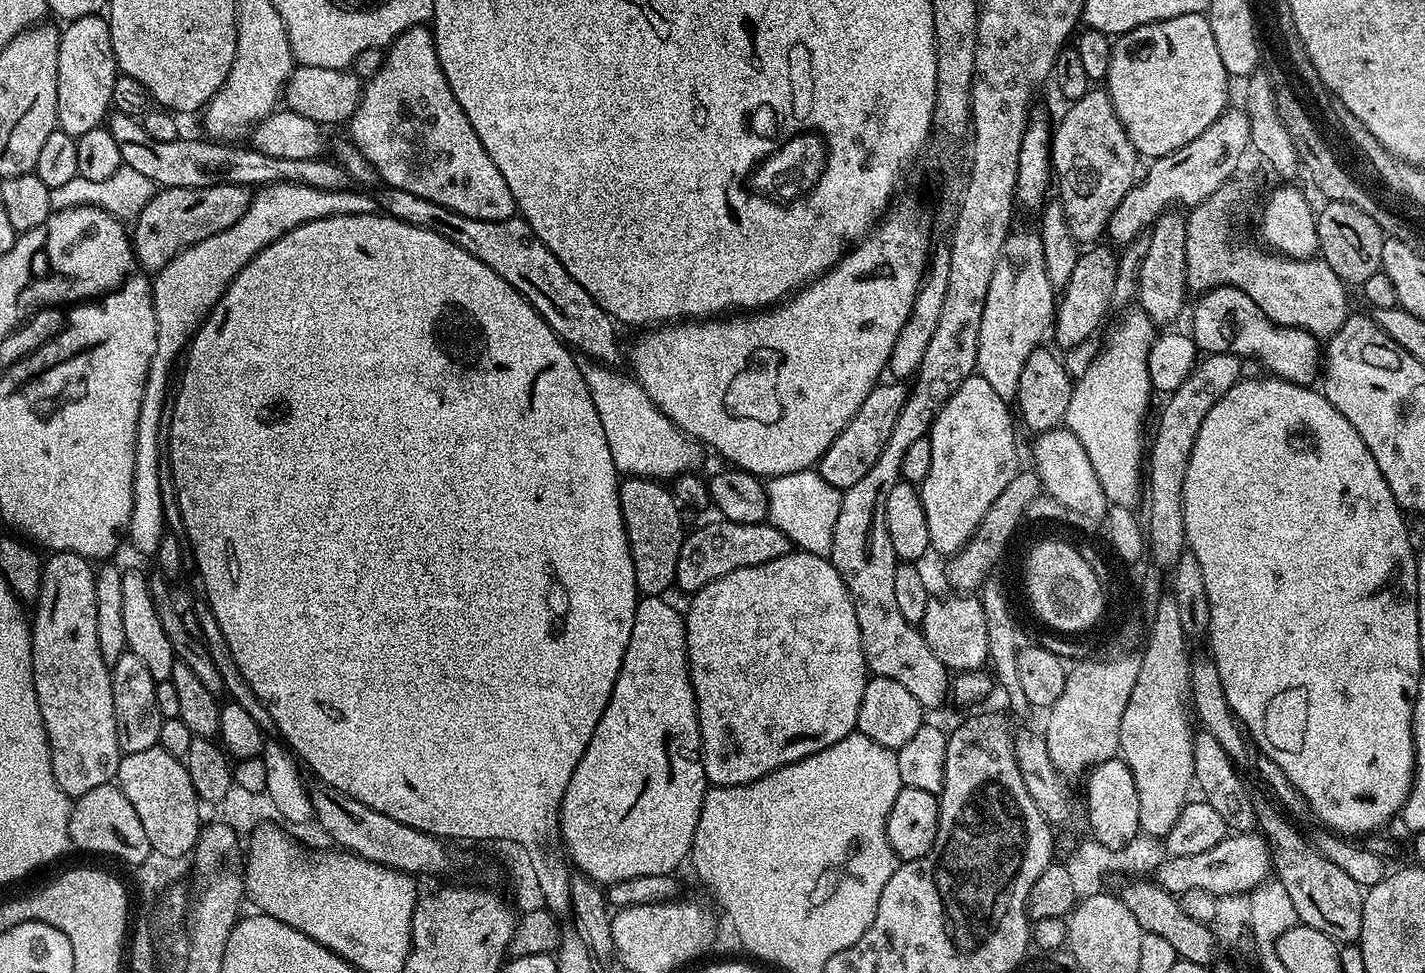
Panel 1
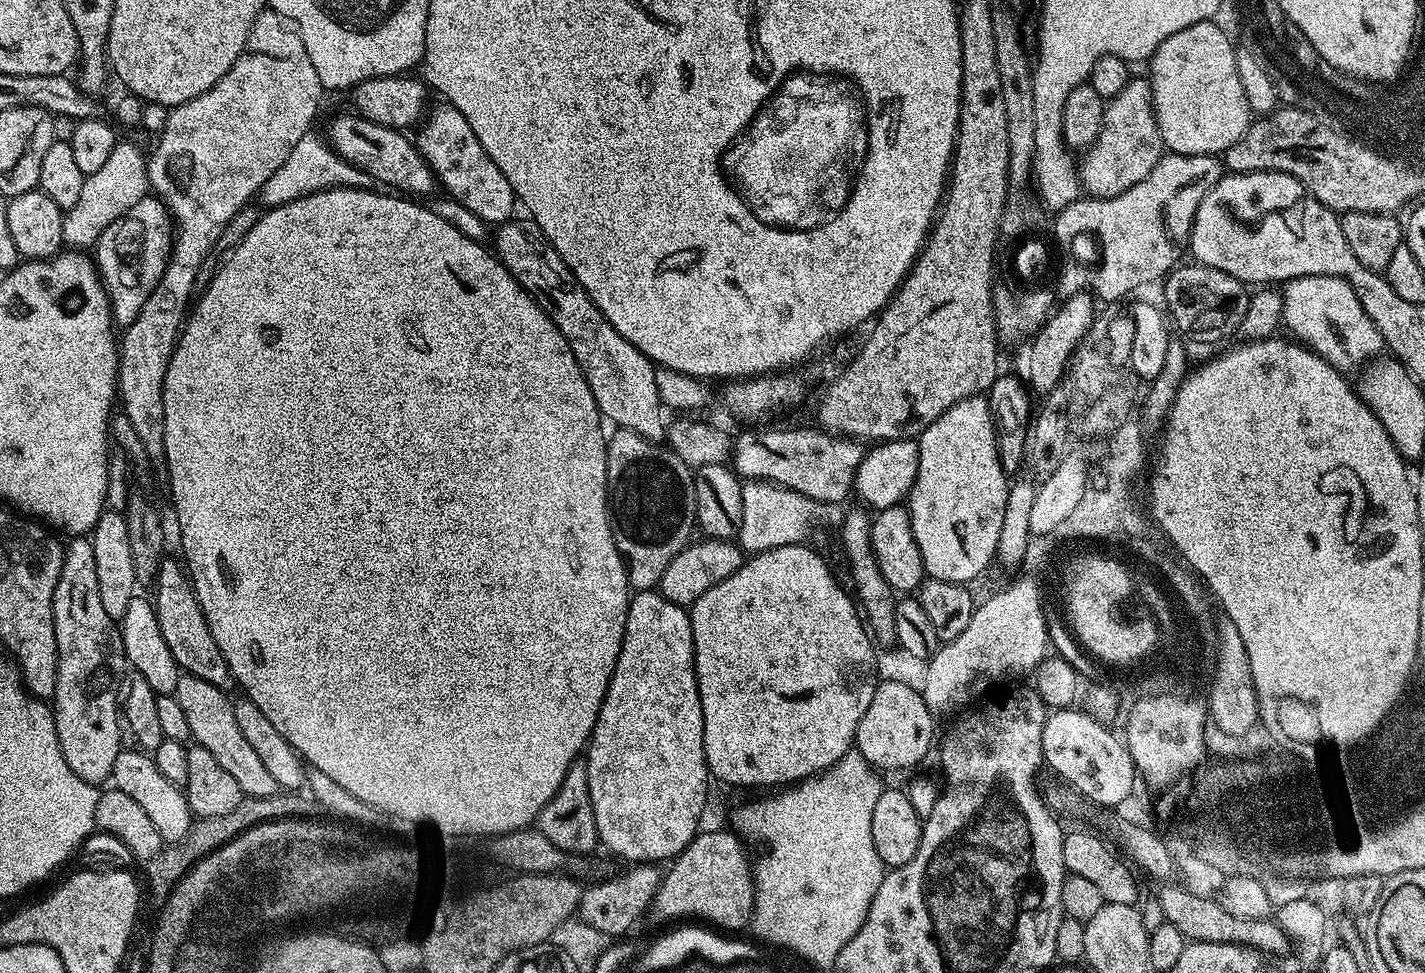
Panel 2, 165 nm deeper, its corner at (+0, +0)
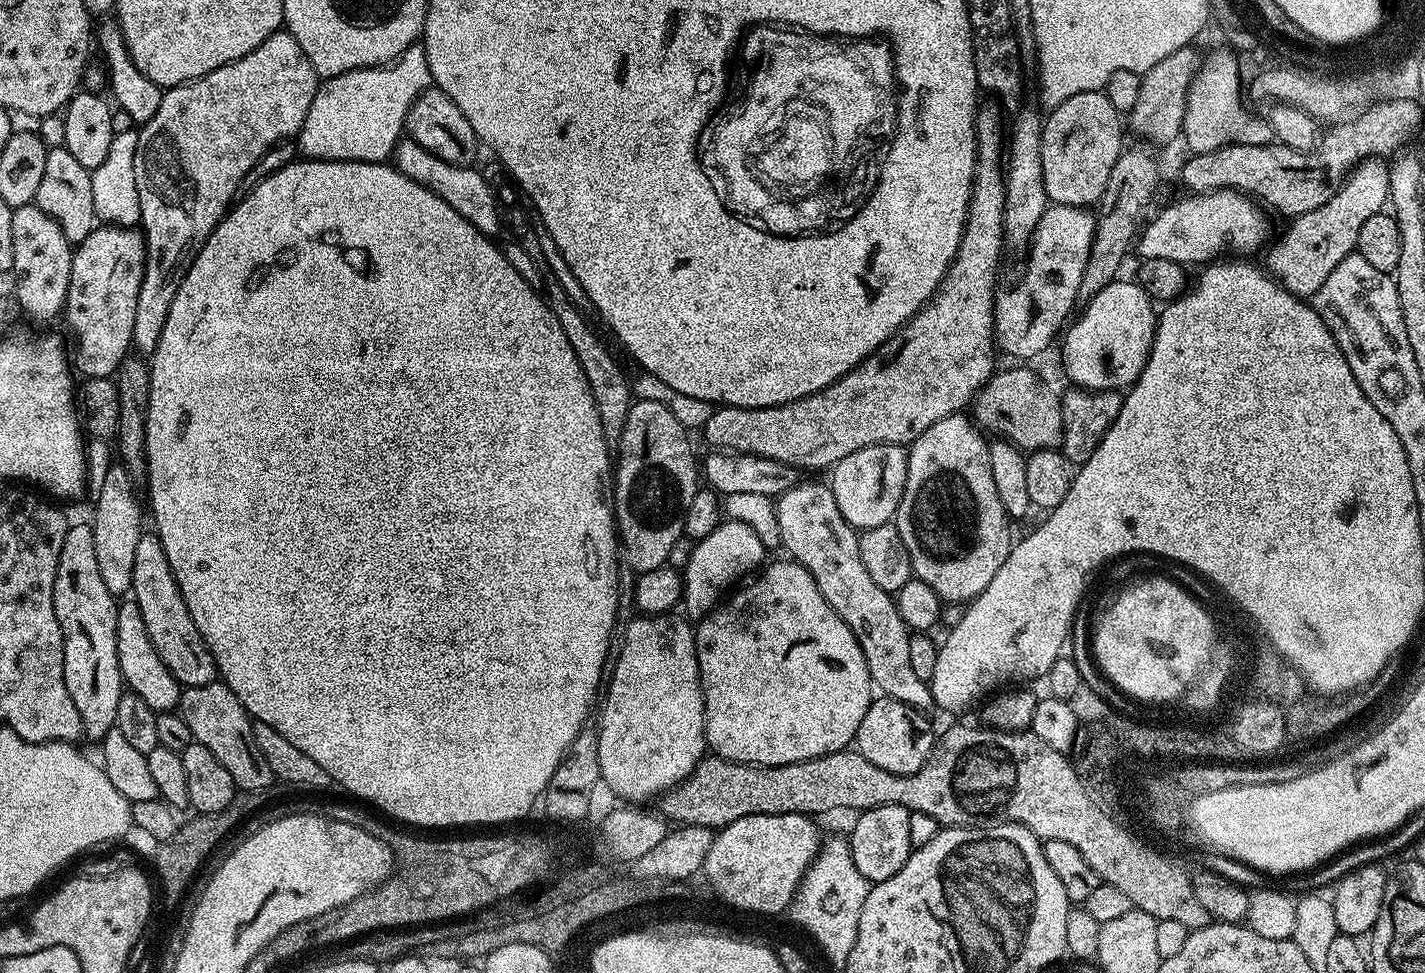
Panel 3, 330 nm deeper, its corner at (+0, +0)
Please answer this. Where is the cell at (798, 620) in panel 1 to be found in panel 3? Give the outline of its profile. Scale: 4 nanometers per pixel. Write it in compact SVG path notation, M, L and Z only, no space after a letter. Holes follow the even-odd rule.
M791 558L783 559L774 561L772 565L769 563L759 575L752 578L757 578L757 580L747 581L749 584L745 588L737 587L694 628L700 667L700 685L704 691L704 738L707 747L715 755L739 764L782 766L790 762L818 758L831 752L843 752L855 741L858 726L862 726L862 718L866 718L866 710L874 699L874 685L870 678L870 670L866 666L866 654L862 654L862 646L858 646L858 638L850 630L850 626L846 626L846 622L838 618L838 614L828 605L826 598L822 598L822 590L818 590L818 582L814 582L810 570L806 570Z

